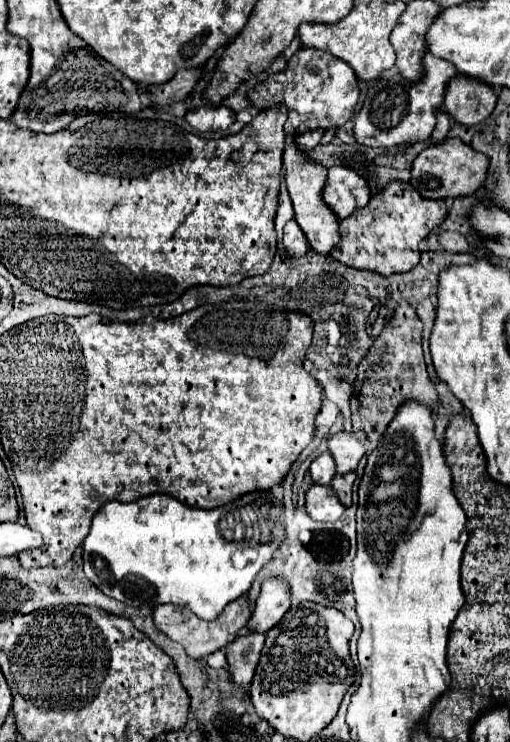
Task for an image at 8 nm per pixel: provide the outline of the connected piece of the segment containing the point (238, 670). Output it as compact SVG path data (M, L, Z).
M249 632L245 636L235 638L227 648L227 664L231 672L231 680L243 688L251 684L251 678L255 674L255 666L259 662L261 650L263 650L265 634L259 632Z

